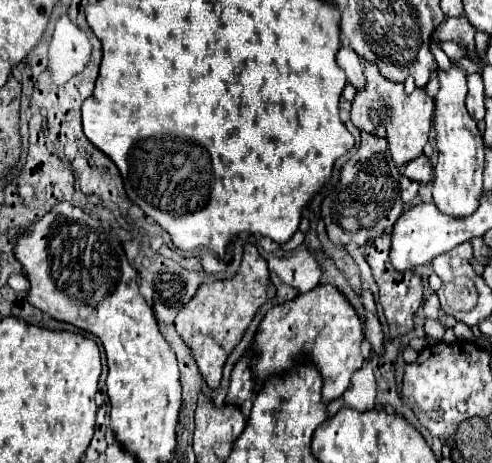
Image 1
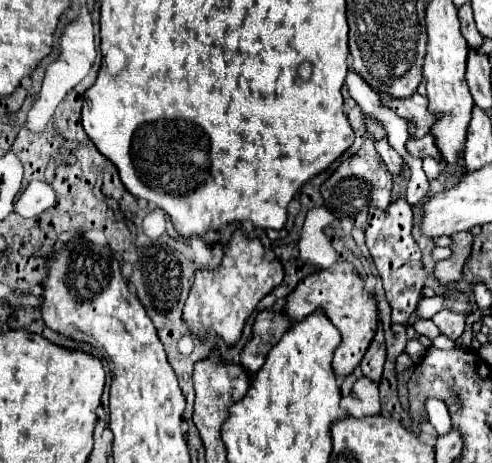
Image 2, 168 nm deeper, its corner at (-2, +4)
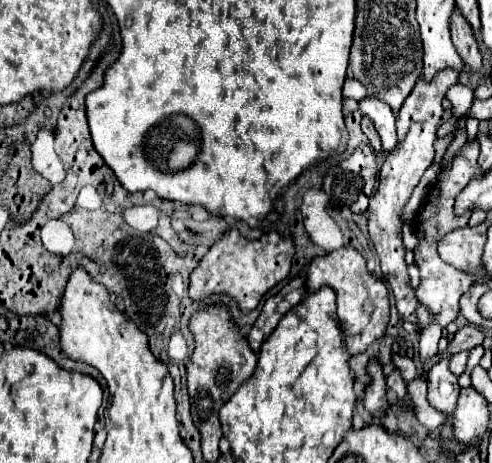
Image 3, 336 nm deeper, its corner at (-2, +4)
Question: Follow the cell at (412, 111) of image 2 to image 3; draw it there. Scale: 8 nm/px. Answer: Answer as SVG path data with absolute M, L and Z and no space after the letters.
M454 84L446 96L450 96L450 102L452 102L452 108L454 108L454 114L456 118L460 118L462 114L466 114L470 108L472 108L472 102L474 102L474 94L472 94L472 88L464 86L464 84Z

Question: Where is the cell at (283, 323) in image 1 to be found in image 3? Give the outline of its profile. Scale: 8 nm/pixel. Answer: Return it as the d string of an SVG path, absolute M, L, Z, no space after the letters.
M350 246L338 248L336 252L328 252L324 256L316 256L308 268L308 292L316 292L320 286L330 286L336 292L338 318L346 336L346 346L350 354L366 352L376 340L386 334L388 318L390 318L390 302L388 290L382 280L374 278L366 270L364 256Z

